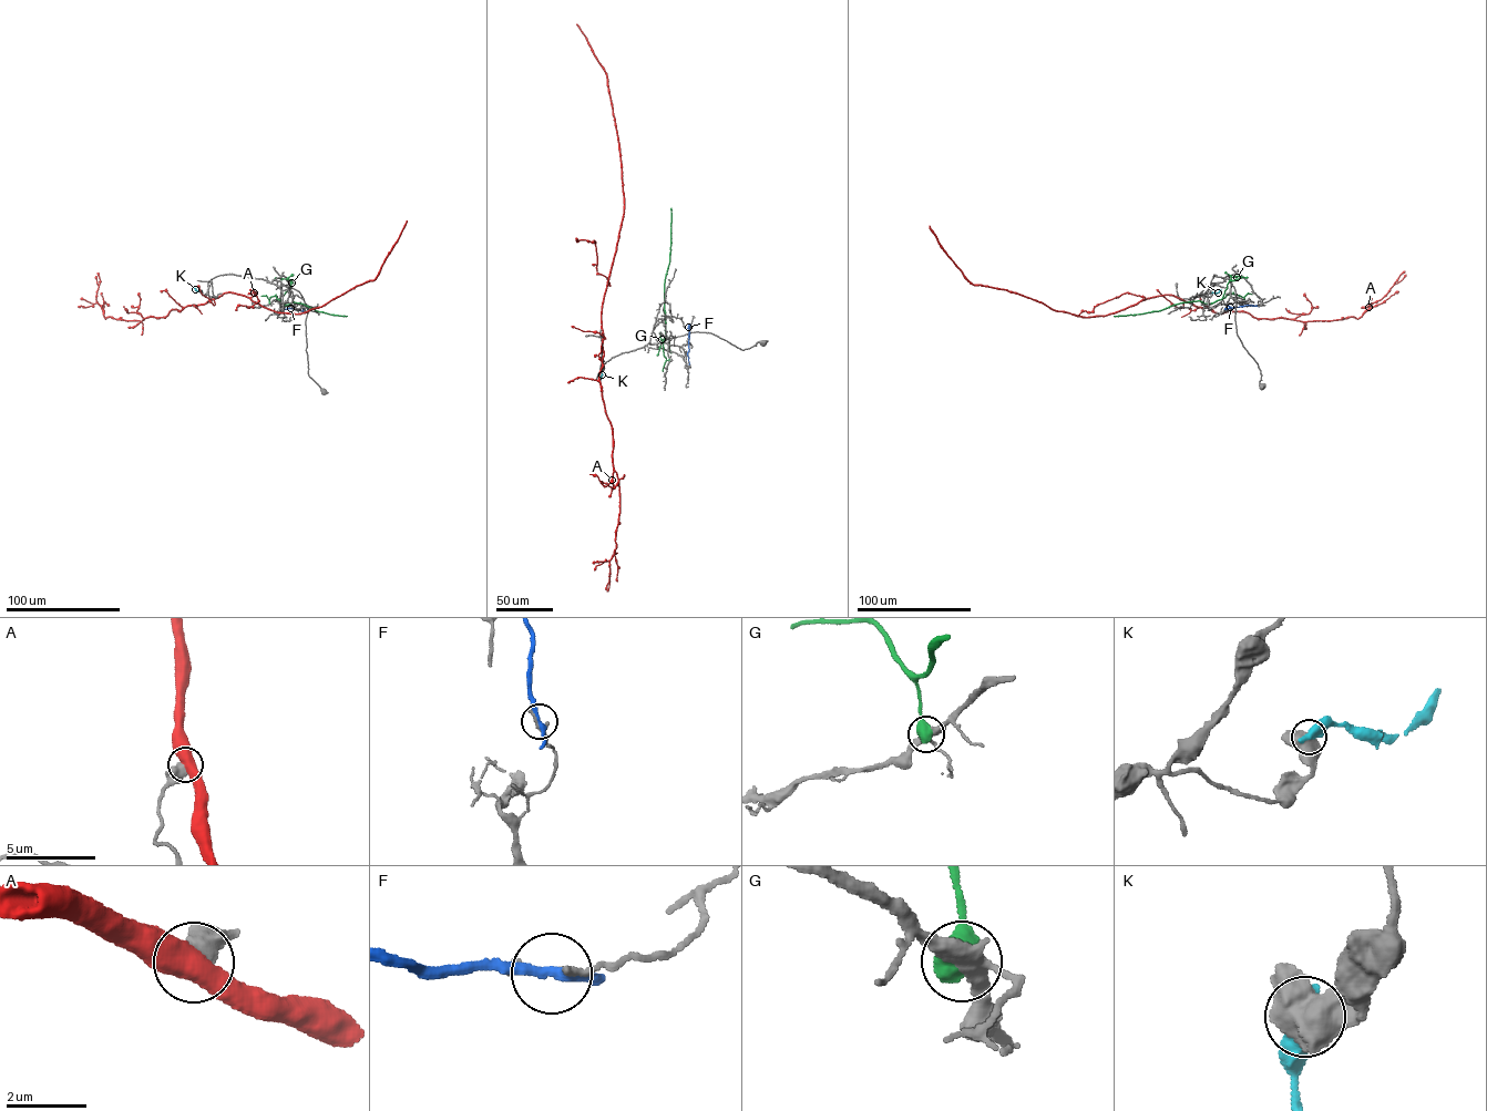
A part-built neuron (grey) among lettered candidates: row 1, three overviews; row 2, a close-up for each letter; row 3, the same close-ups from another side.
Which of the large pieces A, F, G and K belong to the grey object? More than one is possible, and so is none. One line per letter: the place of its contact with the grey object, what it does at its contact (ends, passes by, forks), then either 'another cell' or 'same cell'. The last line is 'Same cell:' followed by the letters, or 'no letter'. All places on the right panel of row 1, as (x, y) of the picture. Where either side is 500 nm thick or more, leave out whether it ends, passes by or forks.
A: (1176, 297) | another cell
F: (1258, 306) | it passes by | another cell
G: (1244, 300) | another cell
K: (1211, 292) | another cell
Same cell: no letter

